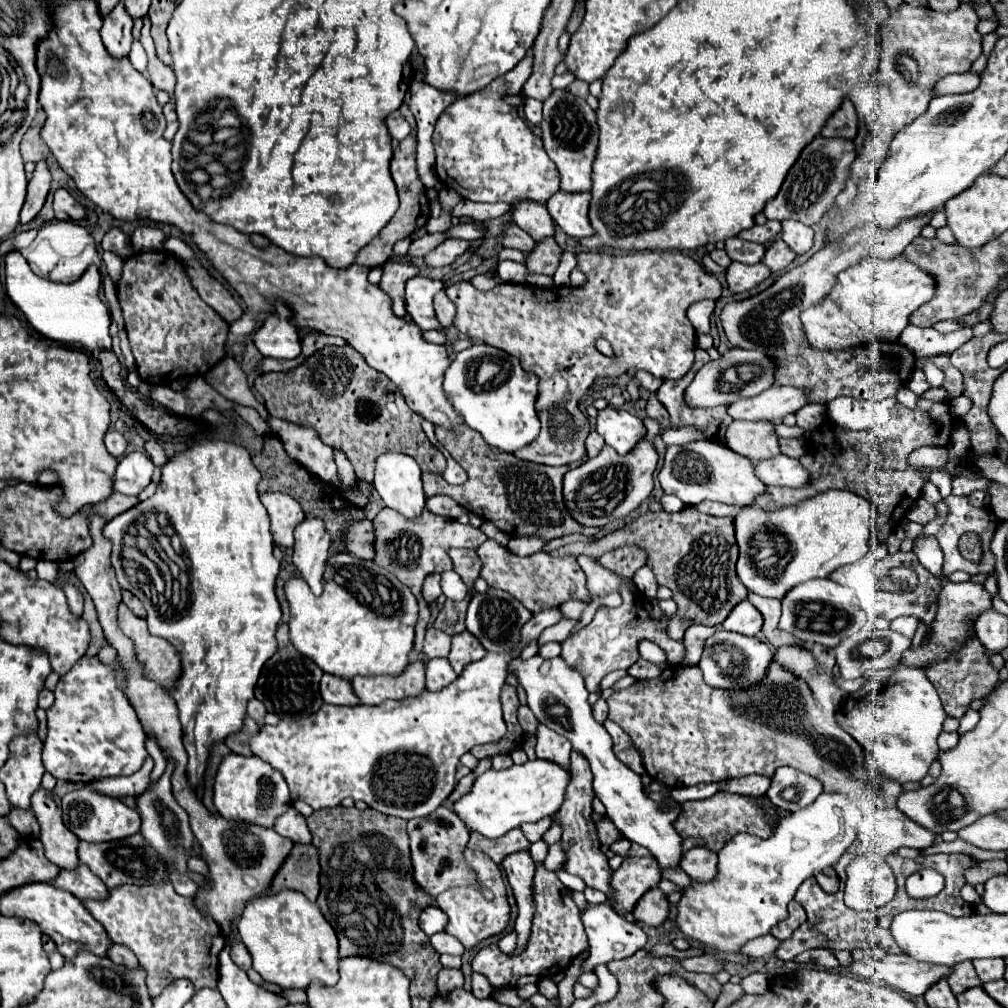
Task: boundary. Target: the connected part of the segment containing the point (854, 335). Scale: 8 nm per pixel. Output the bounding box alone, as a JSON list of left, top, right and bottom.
[800,298,864,350]

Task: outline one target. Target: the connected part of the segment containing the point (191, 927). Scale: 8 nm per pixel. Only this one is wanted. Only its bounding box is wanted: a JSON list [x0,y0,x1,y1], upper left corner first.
[84,884,220,998]

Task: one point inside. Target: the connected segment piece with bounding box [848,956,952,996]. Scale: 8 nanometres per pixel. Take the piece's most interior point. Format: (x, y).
(908, 975)

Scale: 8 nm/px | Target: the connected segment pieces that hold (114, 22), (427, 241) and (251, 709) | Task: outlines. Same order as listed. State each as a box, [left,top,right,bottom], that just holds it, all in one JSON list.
[[102,2,132,58],[408,232,448,258],[246,698,266,726]]

